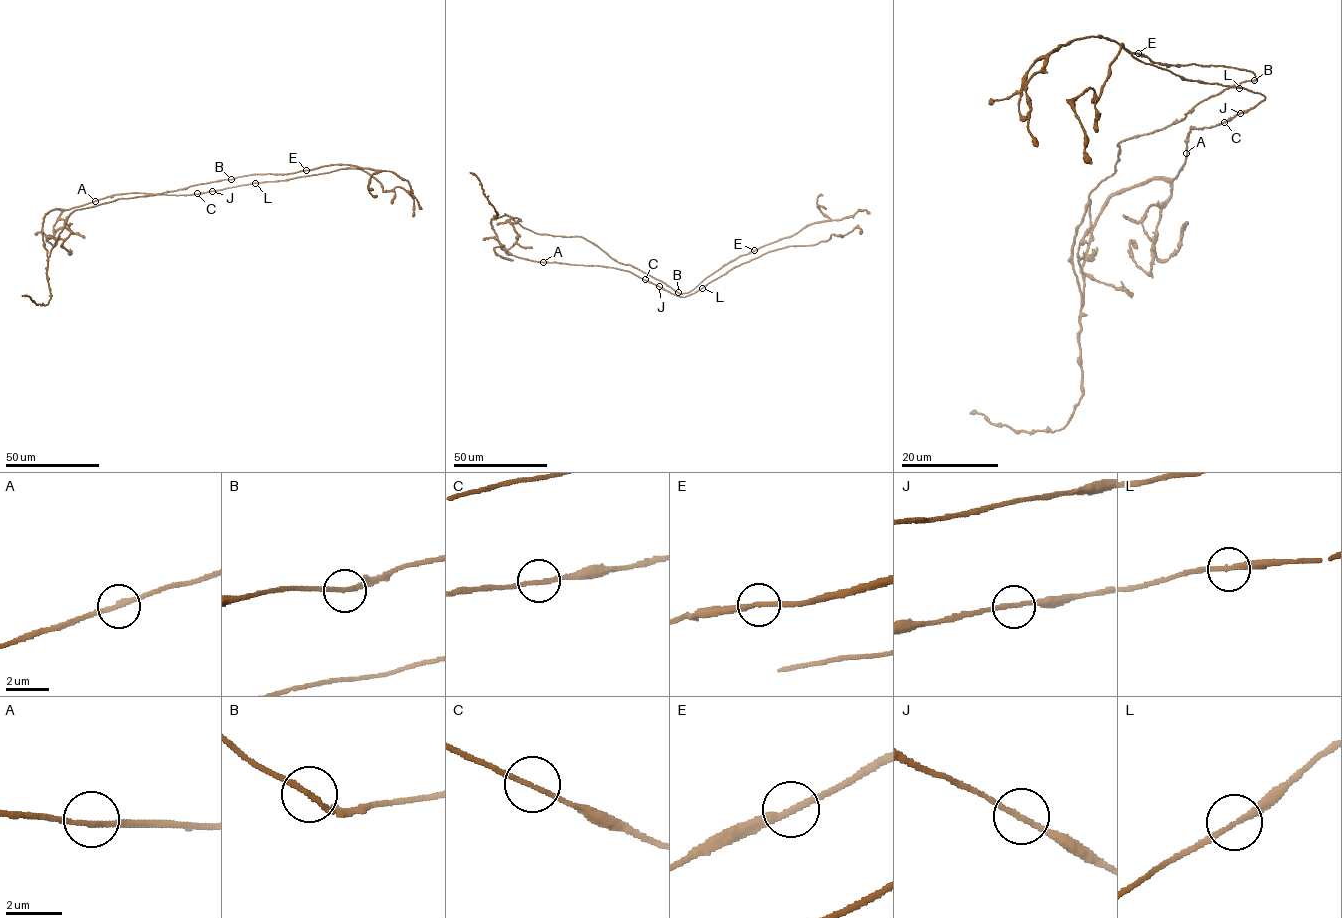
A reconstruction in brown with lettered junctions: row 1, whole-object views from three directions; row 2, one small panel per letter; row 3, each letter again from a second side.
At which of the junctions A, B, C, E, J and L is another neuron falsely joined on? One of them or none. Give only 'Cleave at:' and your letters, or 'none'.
Cleave at: none

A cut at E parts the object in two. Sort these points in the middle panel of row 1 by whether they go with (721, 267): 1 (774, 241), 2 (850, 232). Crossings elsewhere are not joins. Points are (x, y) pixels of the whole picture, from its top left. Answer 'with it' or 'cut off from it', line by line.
1: cut off from it
2: with it

